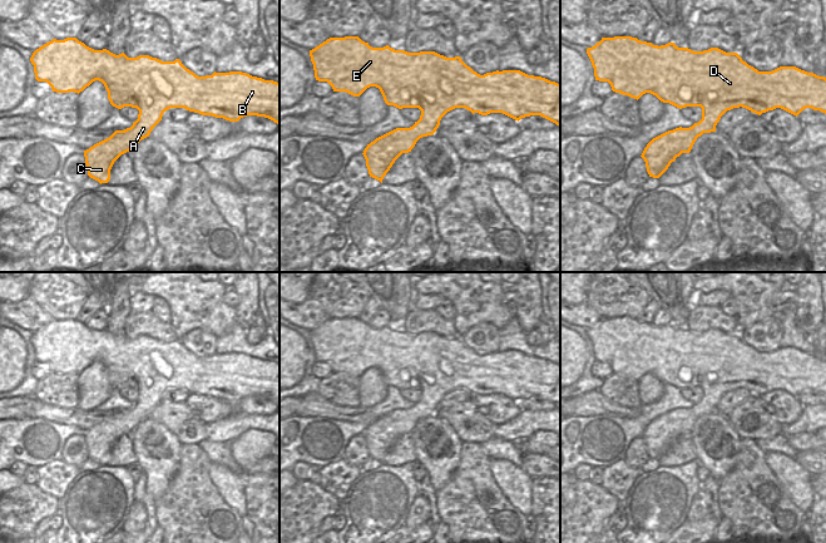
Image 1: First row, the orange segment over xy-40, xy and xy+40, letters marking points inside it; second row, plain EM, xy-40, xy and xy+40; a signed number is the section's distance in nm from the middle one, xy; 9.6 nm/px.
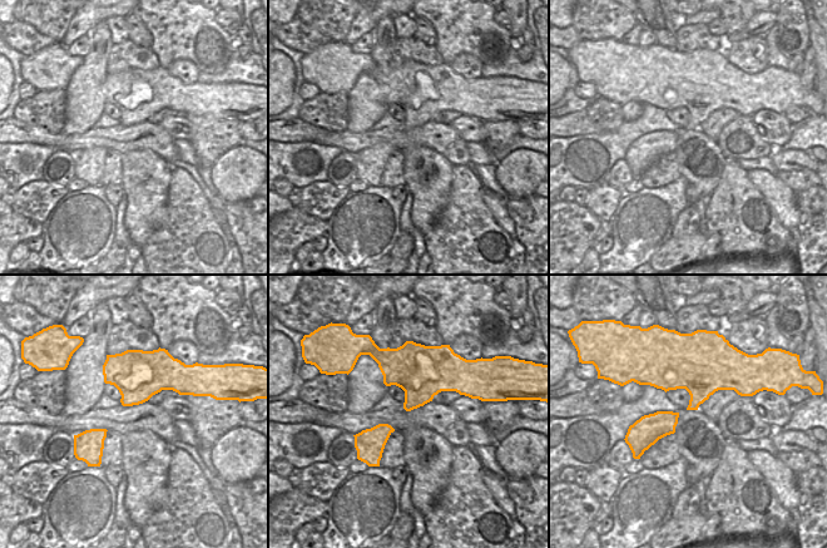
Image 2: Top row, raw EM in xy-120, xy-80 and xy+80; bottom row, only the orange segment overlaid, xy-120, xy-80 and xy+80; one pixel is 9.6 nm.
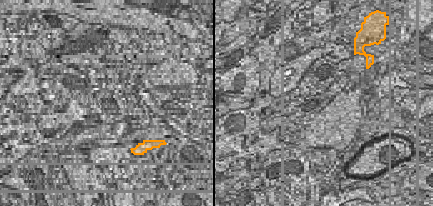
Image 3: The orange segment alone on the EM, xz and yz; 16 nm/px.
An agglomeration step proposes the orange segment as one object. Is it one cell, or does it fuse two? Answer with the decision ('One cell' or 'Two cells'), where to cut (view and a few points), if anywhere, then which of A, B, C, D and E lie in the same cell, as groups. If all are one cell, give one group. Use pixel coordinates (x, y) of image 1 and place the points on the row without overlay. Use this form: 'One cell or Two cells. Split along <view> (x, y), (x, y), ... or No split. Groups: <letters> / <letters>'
One cell. No split. Groups: A B C D E.

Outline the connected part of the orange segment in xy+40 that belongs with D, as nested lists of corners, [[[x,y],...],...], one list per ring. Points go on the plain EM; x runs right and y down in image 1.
[[[632,317],[602,319],[587,330],[594,349],[595,361],[608,362],[612,371],[639,380],[651,374],[661,382],[679,390],[701,387],[702,400],[689,409],[676,409],[653,419],[642,434],[649,458],[659,459],[682,434],[689,434],[703,414],[716,413],[721,398],[733,389],[746,389],[761,396],[781,389],[793,396],[811,389],[826,395],[826,359],[807,354],[796,347],[780,347],[772,352],[758,352],[737,334],[726,334],[718,329],[693,332],[678,329],[674,324],[653,326]]]

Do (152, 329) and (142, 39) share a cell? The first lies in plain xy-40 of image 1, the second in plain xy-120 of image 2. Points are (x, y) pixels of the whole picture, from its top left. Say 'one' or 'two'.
two

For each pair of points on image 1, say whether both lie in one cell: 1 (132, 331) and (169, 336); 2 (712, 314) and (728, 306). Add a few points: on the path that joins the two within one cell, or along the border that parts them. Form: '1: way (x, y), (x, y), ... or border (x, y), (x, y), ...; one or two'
1: way (141, 330), (161, 330); one
2: border (720, 307), (727, 315), (735, 317); two

